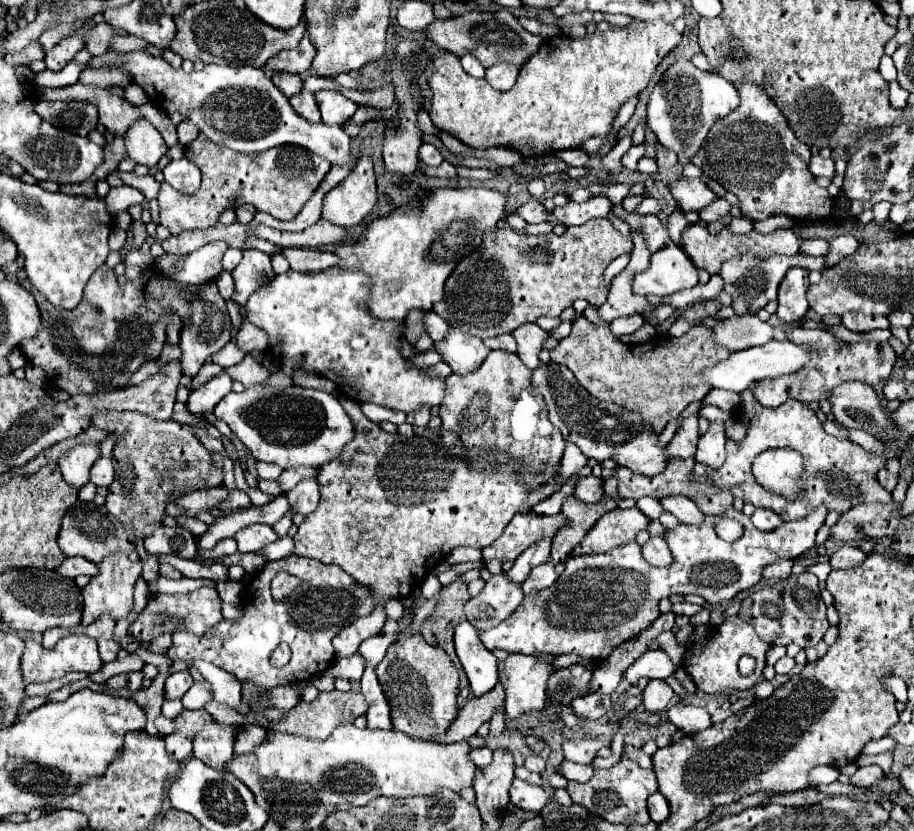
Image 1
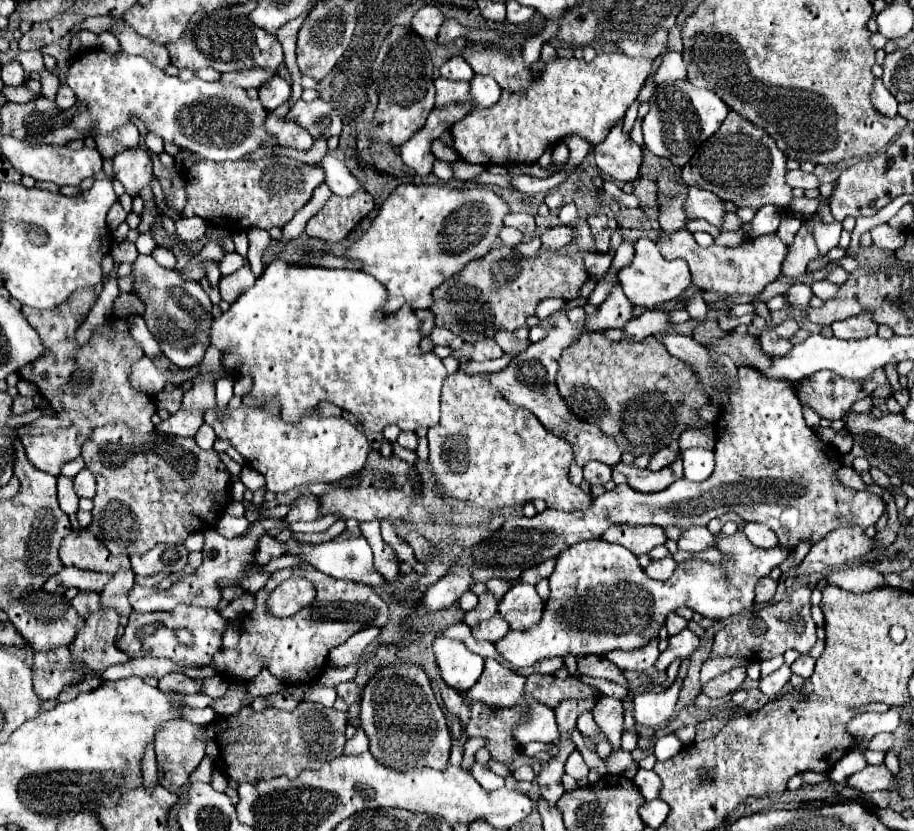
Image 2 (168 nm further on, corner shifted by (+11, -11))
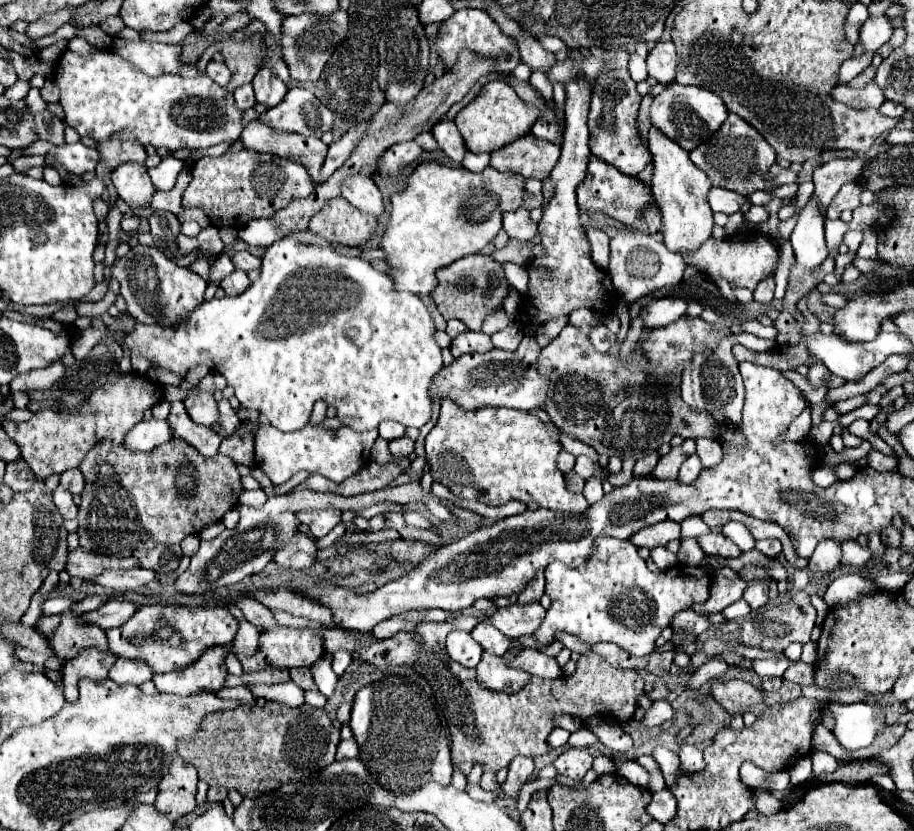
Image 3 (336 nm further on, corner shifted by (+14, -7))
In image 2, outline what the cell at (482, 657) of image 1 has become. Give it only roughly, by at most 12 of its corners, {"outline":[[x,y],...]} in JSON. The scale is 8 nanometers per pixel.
{"outline":[[440,636],[432,650],[444,682],[468,692],[484,660]]}

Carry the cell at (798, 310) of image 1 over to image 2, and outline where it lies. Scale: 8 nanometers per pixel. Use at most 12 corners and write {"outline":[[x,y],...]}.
{"outline":[[798,230],[788,250],[782,276],[804,276],[808,262],[820,252],[808,232]]}

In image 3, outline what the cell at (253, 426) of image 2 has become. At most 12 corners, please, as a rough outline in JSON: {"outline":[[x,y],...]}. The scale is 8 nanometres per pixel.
{"outline":[[257,422],[255,466],[275,486],[299,470],[343,482],[377,430]]}

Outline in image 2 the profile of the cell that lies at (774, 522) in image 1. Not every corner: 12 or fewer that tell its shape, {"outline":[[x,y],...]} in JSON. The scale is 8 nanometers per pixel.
{"outline":[[756,522],[744,526],[744,534],[756,548],[778,546],[776,534]]}

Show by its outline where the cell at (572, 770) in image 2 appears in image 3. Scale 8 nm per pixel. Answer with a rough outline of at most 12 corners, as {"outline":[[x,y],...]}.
{"outline":[[583,748],[553,760],[557,774],[581,780],[593,764]]}

